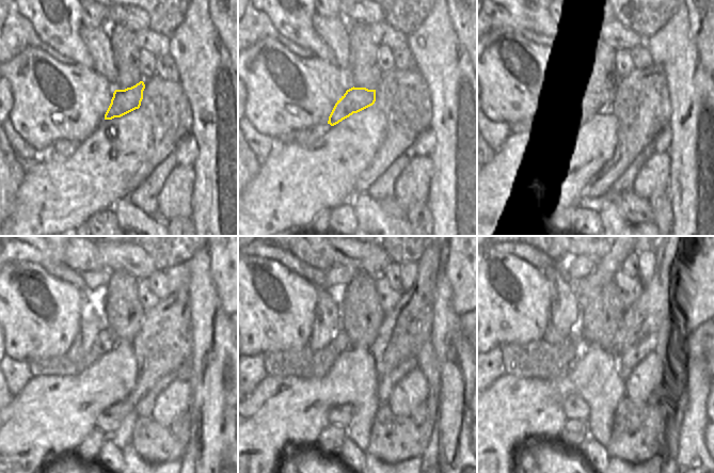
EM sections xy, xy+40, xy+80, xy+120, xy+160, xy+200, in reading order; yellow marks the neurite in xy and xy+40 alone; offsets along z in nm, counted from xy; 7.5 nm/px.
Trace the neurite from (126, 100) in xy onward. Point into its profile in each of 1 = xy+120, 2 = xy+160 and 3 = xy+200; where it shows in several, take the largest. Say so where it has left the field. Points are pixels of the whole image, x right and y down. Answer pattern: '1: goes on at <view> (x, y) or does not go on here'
1: goes on at xy+120 (64, 365)
2: goes on at xy+160 (303, 362)
3: goes on at xy+200 (539, 359)

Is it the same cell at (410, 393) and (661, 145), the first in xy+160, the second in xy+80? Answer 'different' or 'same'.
different

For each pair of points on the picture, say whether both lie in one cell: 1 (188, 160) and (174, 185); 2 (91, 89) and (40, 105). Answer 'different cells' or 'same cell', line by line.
1: different cells
2: same cell

